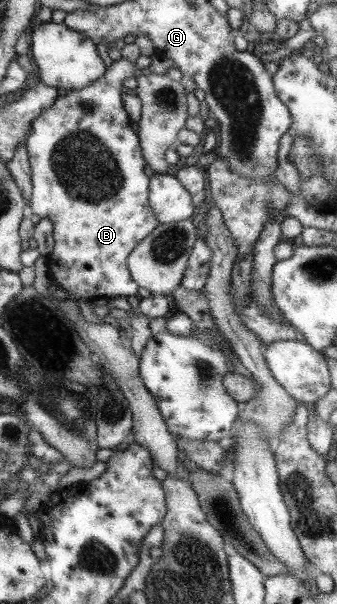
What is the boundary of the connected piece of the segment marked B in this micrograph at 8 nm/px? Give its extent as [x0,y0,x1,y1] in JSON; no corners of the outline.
[25,57,159,300]

